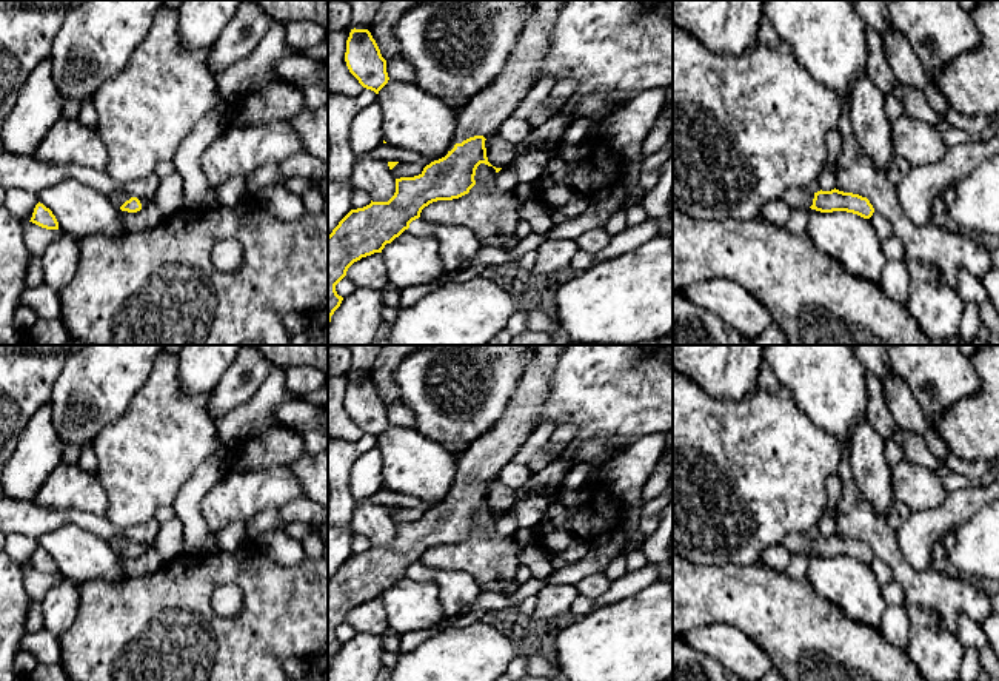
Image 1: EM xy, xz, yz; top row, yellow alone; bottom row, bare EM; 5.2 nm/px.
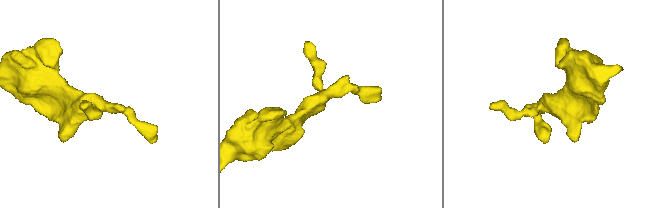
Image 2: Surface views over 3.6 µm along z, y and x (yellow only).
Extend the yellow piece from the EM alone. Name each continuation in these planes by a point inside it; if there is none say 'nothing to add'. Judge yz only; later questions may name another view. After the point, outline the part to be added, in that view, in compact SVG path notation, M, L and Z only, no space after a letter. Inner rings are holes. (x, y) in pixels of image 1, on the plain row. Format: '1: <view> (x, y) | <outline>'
1: yz (795, 544) | M790 535L783 538L782 544L791 555L810 553L813 550L814 538L805 535Z

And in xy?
1: xy (117, 543) | M114 536L114 538L111 538L108 542L111 544L111 547L112 547L117 553L120 553L126 545L129 545L129 544L134 542L134 541L125 538L125 536Z

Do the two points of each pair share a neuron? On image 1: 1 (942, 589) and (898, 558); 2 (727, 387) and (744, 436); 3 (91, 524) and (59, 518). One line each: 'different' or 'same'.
1: same
2: different
3: same

